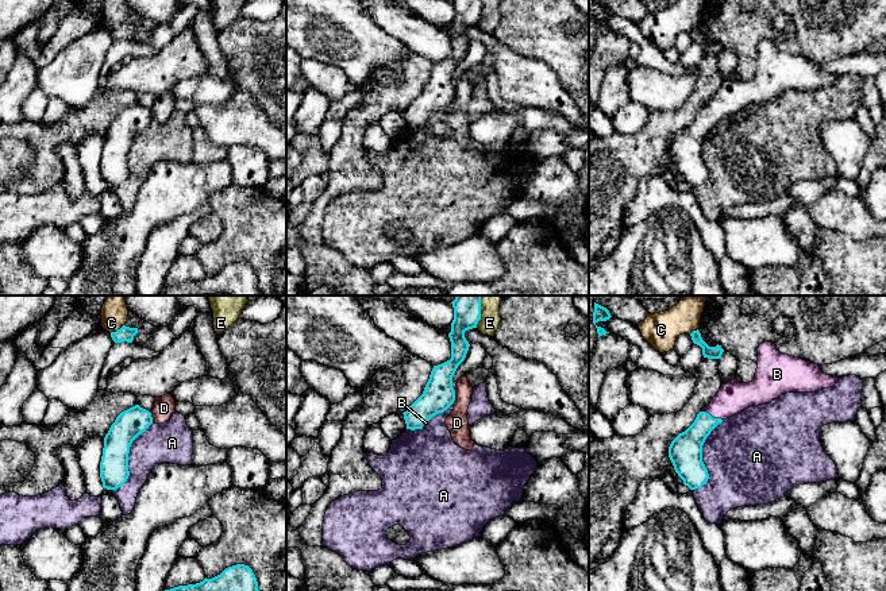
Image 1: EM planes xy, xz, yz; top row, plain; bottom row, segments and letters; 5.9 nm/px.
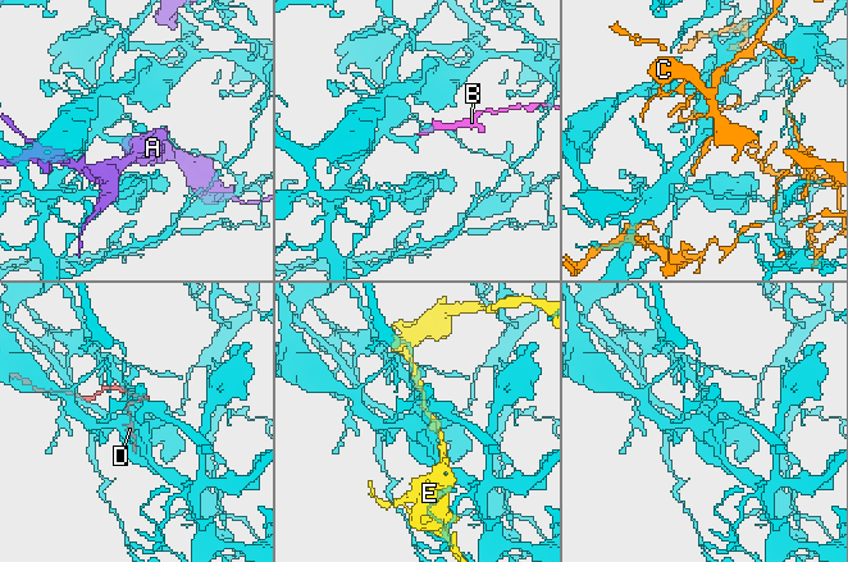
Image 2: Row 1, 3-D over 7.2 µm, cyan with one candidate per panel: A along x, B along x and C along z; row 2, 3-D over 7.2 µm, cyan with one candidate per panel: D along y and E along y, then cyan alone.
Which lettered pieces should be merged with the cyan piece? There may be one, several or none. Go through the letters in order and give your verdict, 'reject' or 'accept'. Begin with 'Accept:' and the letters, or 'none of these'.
Accept: B
A: reject
B: accept
C: reject
D: reject
E: reject

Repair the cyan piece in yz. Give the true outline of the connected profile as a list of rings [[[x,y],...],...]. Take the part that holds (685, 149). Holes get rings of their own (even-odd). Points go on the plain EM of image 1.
[[[771,39],[758,46],[758,66],[750,81],[732,77],[723,81],[710,101],[694,120],[669,144],[675,170],[690,188],[701,186],[709,177],[702,159],[702,143],[724,117],[743,108],[768,101],[786,90],[814,90],[833,85],[840,76],[824,72],[818,62],[783,53]]]

